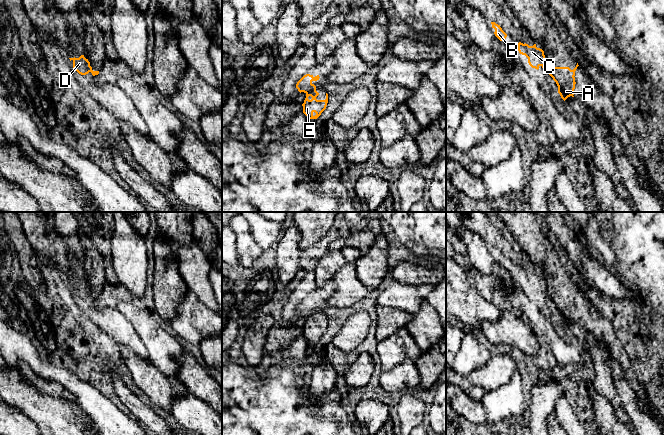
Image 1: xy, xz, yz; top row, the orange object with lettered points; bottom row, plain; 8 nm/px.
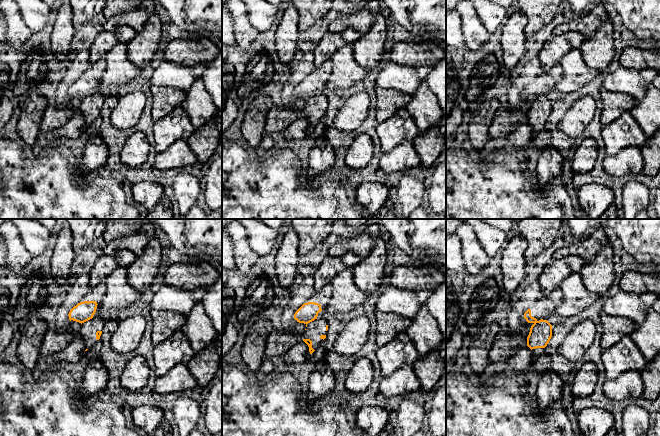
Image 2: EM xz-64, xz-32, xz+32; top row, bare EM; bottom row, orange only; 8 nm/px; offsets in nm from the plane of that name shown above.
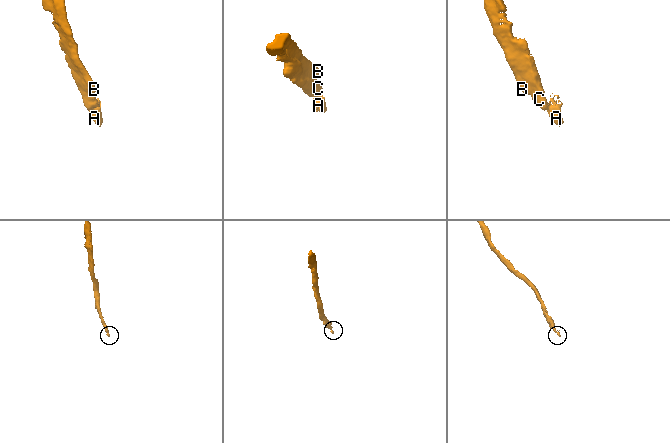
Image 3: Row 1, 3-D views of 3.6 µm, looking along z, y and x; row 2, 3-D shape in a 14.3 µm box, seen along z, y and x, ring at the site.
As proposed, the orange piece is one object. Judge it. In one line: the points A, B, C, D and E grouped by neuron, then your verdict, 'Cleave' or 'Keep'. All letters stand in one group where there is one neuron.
Groups: A E / B C D. Cleave

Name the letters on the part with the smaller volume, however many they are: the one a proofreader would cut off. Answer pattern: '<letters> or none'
A, E

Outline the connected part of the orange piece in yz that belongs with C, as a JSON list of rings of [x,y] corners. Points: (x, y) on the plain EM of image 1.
[[[518,267],[518,275],[520,278],[525,279],[528,282],[528,287],[532,292],[539,293],[541,290],[547,295],[547,285],[544,279],[544,275],[536,271],[536,268],[529,270],[528,268]]]

